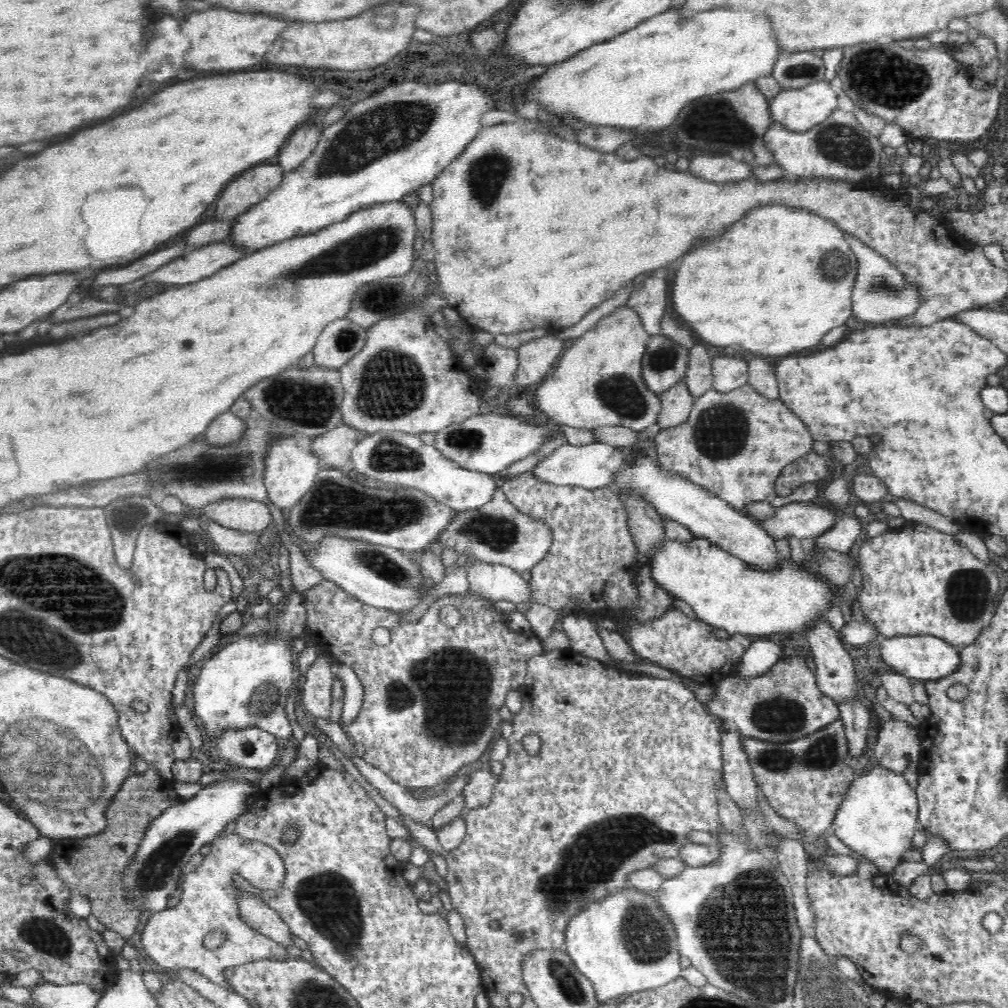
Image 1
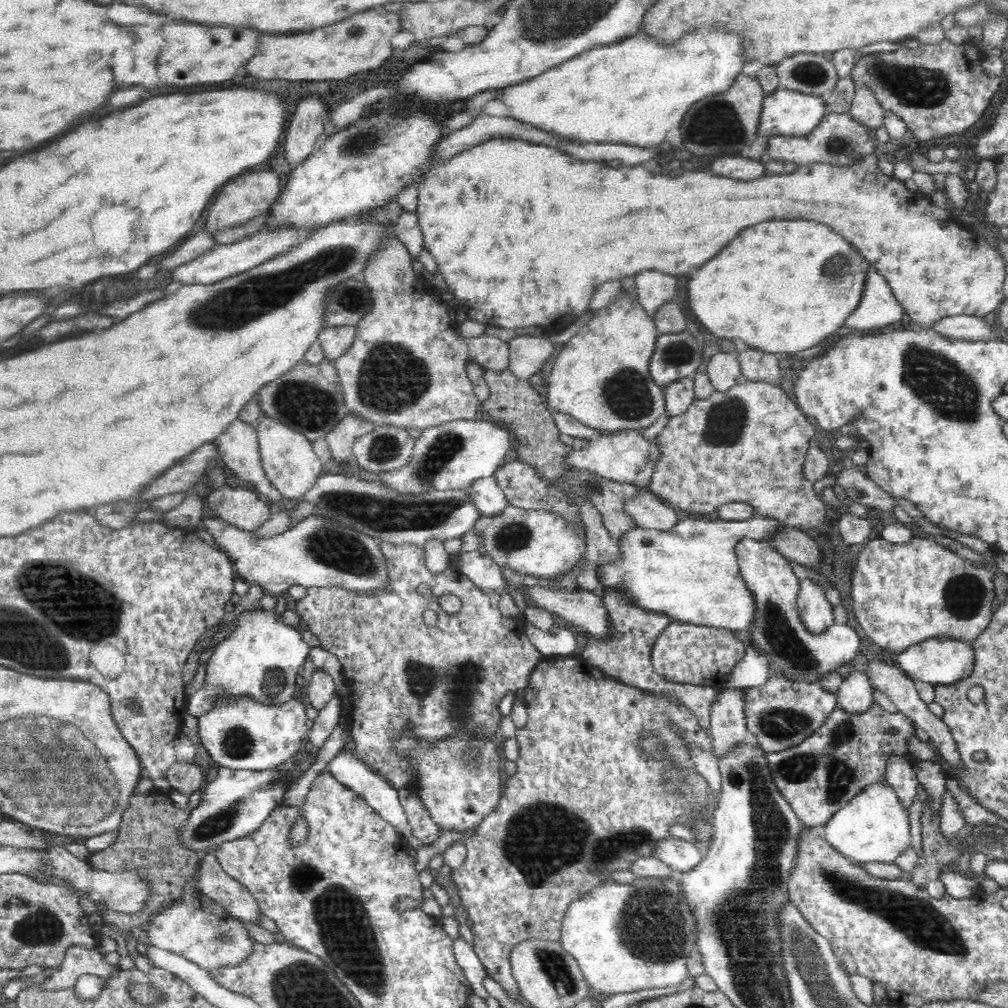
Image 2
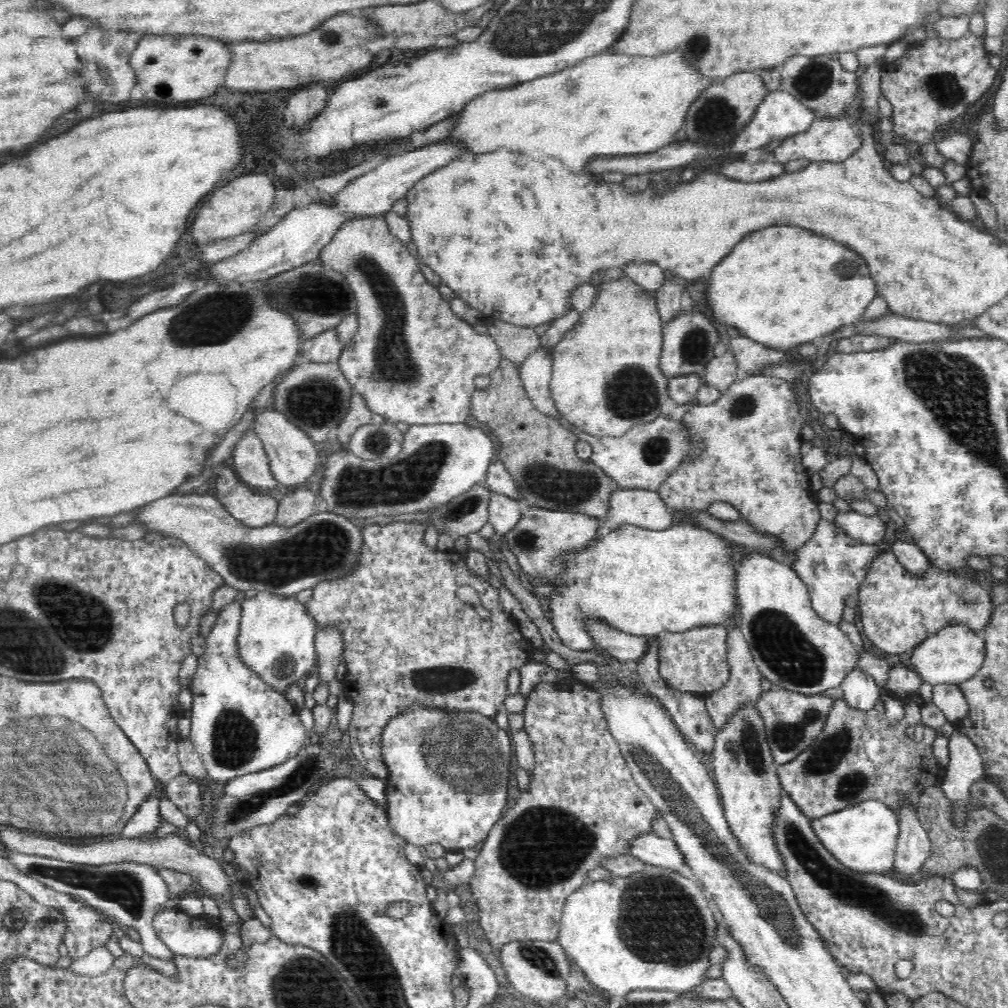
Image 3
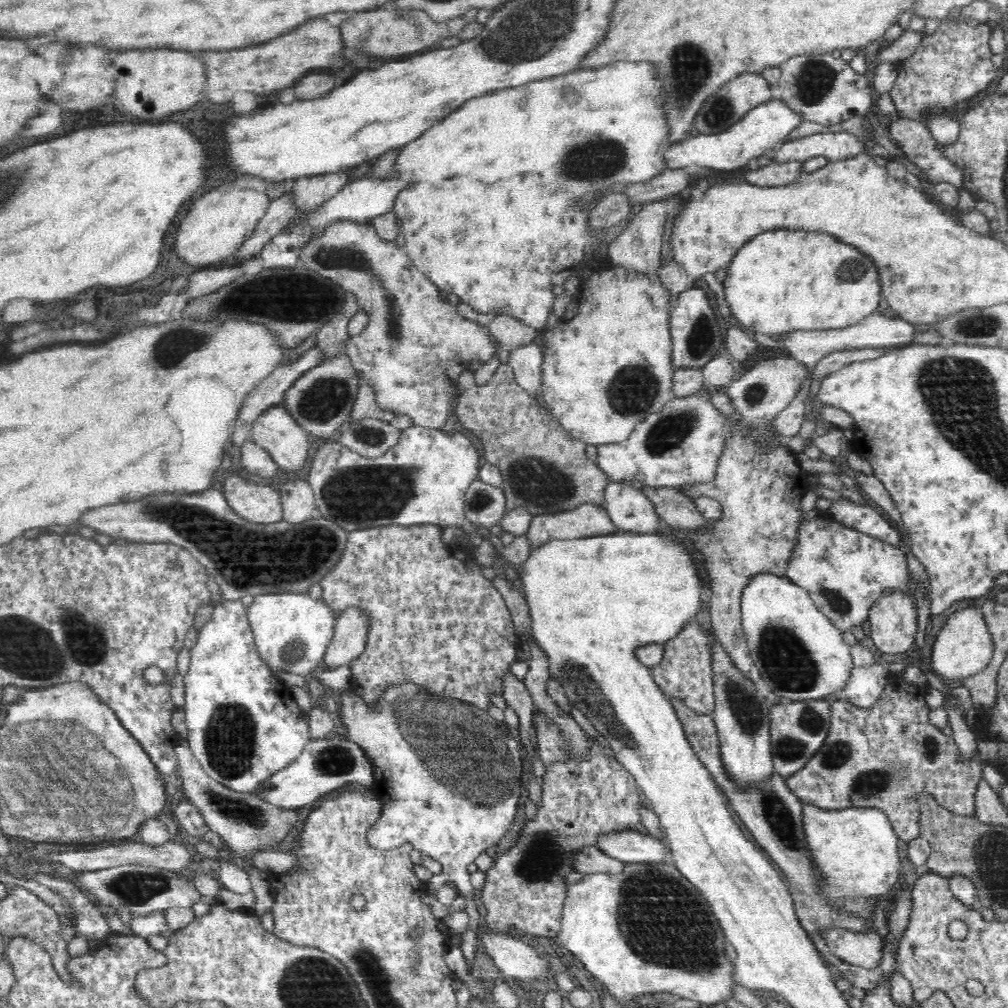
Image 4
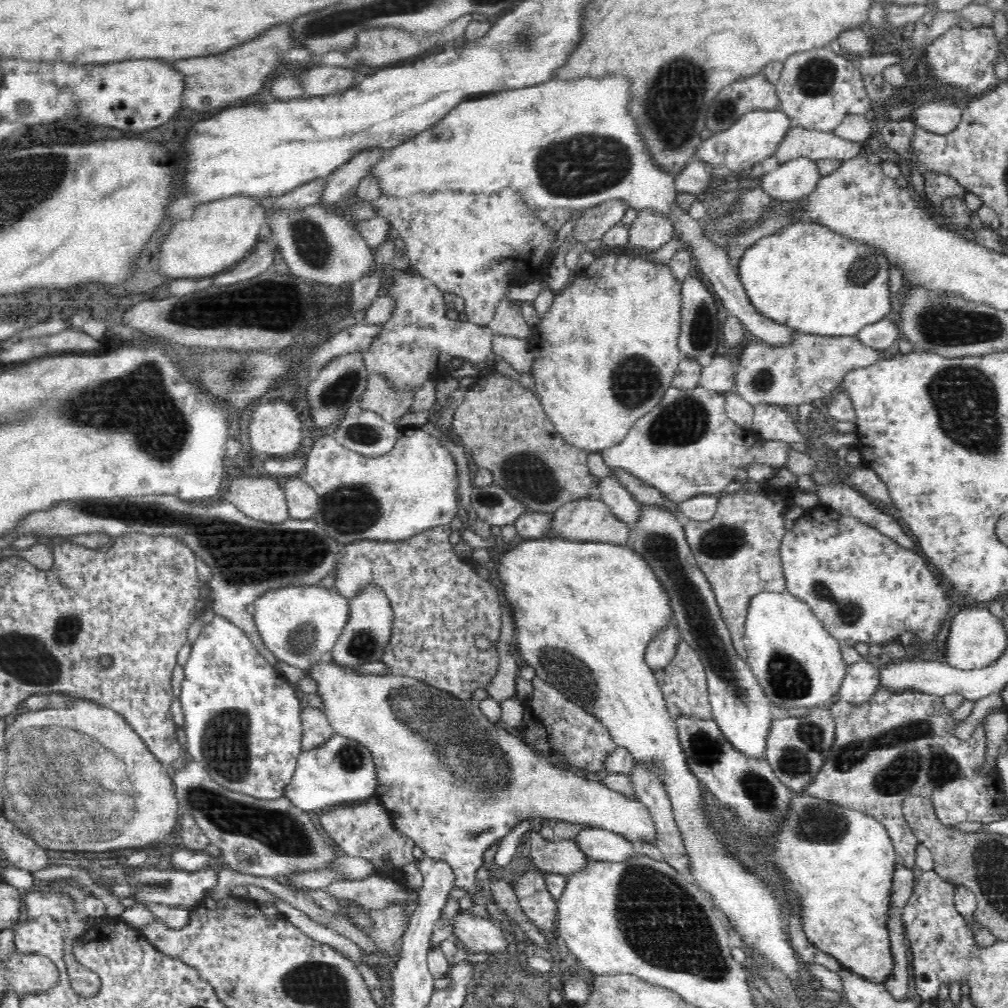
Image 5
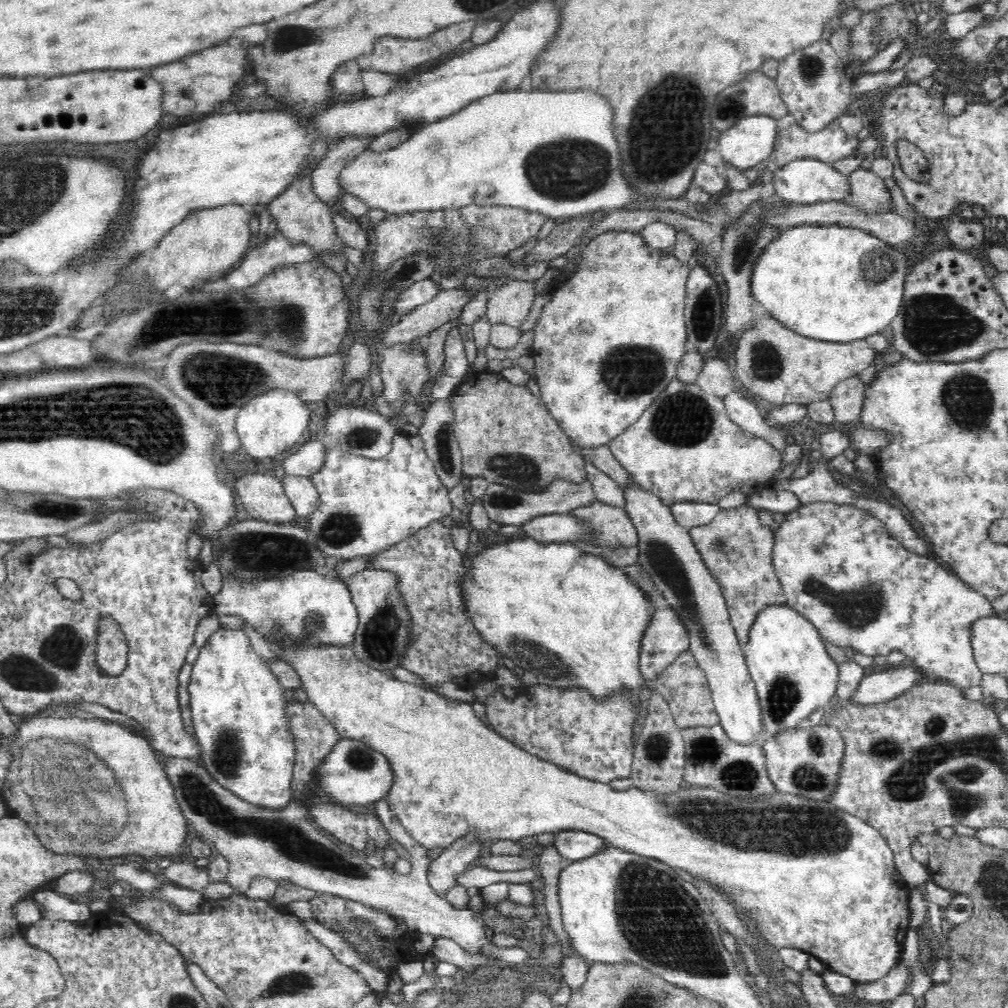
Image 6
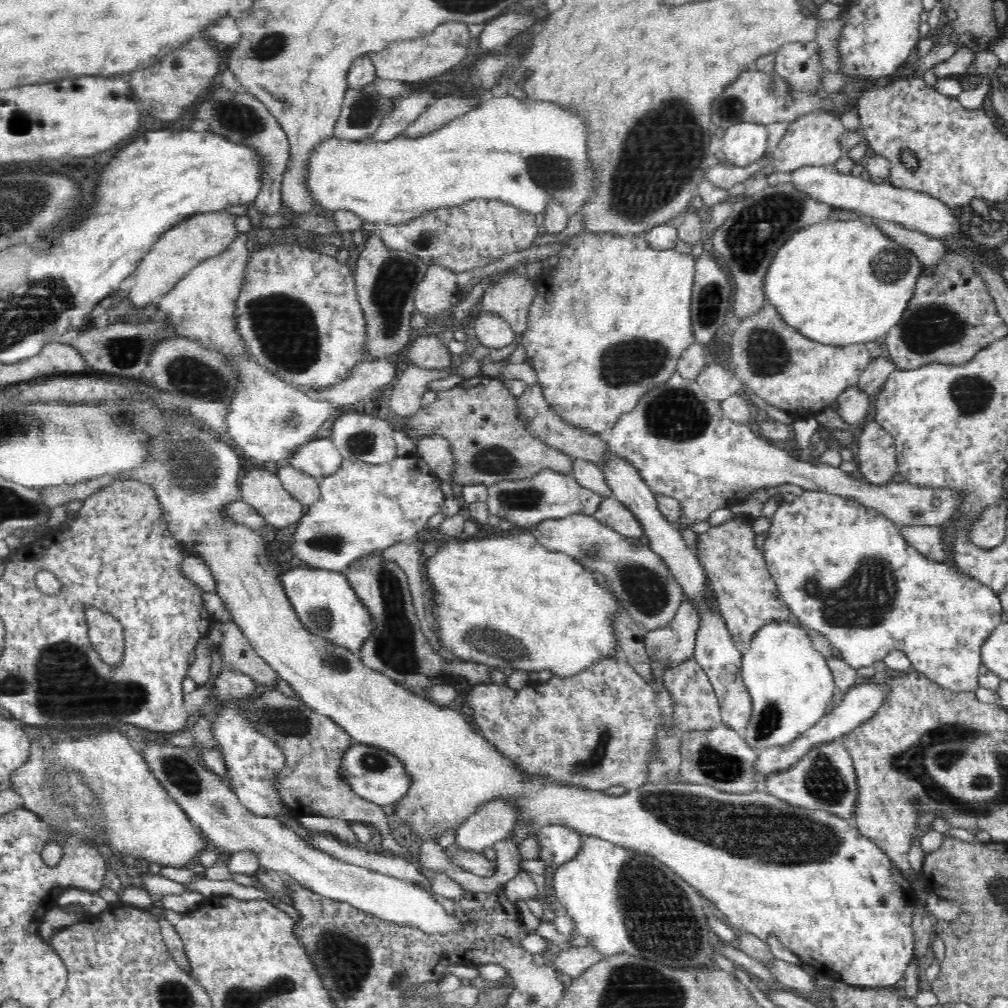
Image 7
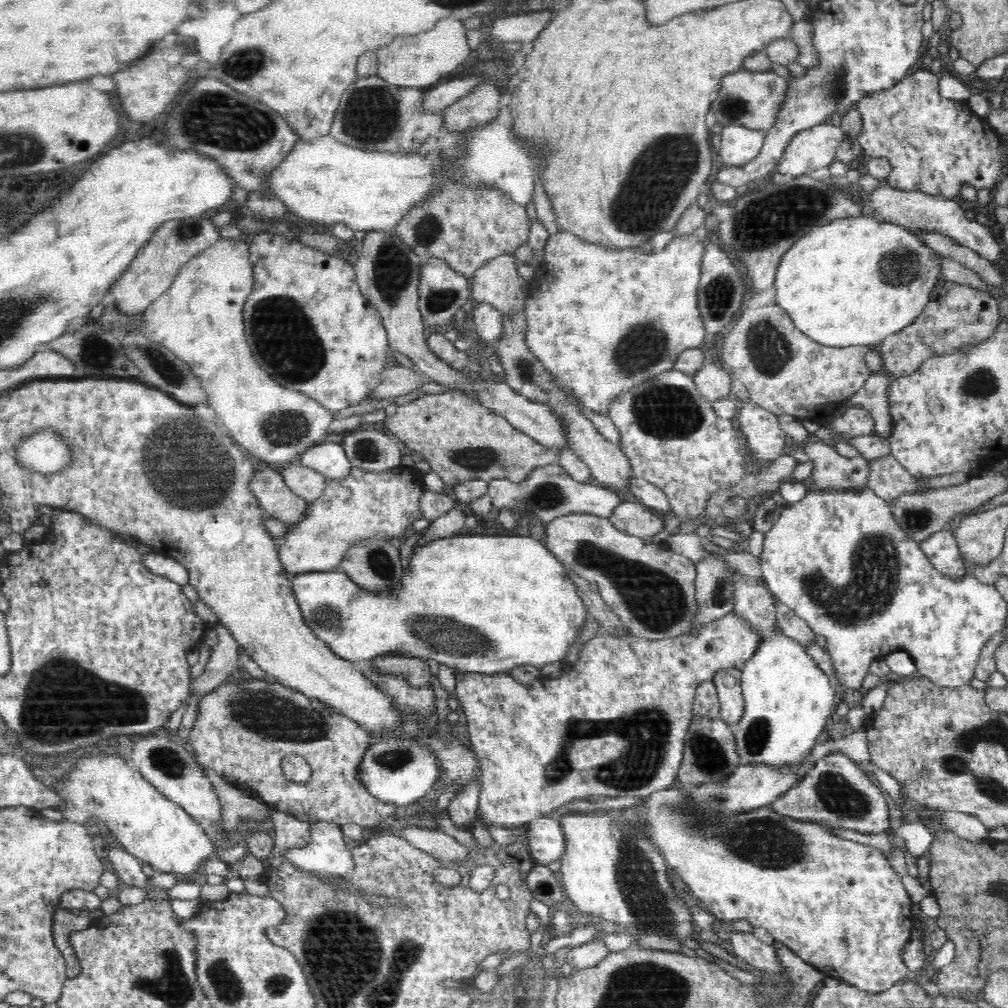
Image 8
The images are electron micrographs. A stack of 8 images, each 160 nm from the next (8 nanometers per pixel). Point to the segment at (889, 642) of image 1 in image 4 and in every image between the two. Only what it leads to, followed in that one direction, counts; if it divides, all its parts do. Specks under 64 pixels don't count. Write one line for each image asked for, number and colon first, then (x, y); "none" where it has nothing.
2: (942, 660)
3: (953, 655)
4: (964, 646)

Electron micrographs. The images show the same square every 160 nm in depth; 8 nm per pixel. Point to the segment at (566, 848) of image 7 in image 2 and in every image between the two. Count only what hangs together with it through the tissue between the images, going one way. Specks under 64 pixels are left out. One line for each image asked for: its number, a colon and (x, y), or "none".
2: (681, 855)
3: (654, 850)
4: (629, 846)
5: (599, 844)
6: (575, 845)

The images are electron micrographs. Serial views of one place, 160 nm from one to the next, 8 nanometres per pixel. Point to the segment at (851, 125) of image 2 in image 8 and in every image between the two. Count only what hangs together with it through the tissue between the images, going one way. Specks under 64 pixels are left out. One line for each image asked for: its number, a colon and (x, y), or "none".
3: (832, 140)
4: (835, 146)
5: (799, 142)
6: (831, 144)
7: (813, 140)
8: (811, 152)

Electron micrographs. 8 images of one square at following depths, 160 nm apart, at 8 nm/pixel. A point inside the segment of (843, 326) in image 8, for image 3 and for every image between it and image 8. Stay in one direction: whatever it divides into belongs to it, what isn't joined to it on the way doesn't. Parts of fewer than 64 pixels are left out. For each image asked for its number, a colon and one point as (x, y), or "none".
3: (782, 286)
4: (783, 280)
5: (815, 281)
6: (840, 284)
7: (839, 283)

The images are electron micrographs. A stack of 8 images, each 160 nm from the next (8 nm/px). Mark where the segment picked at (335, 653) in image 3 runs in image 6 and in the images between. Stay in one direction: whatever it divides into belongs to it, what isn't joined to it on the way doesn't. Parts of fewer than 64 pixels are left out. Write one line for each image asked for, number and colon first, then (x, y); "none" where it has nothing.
4: (350, 639)
5: (368, 630)
6: (385, 632)

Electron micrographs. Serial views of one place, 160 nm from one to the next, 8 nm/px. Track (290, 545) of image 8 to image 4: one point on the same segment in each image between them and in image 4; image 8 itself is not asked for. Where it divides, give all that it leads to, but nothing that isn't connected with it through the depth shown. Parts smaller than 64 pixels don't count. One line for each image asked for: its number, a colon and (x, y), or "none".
4: (422, 480)
5: (388, 498)
6: (366, 505)
7: (362, 507)

